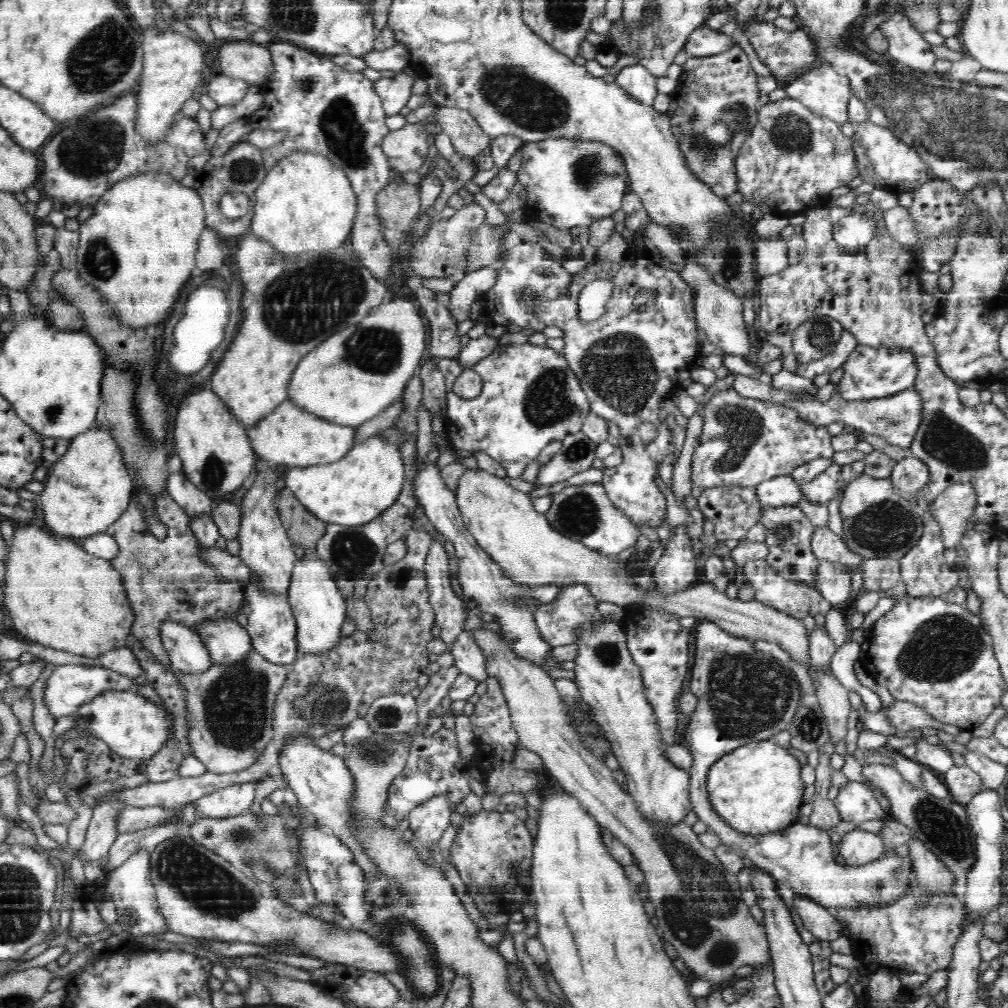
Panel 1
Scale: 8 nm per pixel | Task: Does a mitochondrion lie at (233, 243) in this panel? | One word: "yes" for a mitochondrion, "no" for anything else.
no

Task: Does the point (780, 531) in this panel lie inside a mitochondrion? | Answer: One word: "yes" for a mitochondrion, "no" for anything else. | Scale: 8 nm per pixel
yes

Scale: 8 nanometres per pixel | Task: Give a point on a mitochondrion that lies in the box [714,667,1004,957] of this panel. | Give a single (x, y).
(943, 828)

